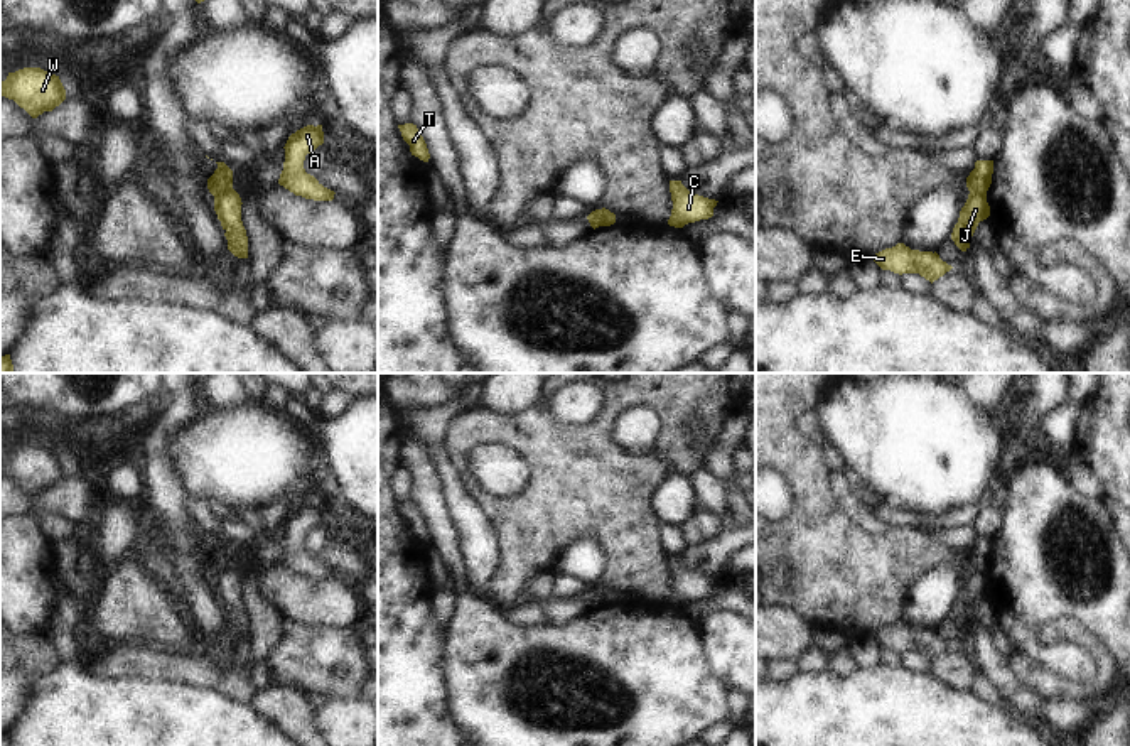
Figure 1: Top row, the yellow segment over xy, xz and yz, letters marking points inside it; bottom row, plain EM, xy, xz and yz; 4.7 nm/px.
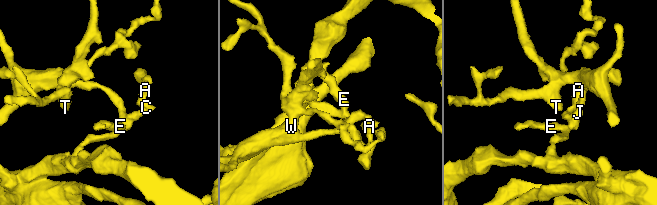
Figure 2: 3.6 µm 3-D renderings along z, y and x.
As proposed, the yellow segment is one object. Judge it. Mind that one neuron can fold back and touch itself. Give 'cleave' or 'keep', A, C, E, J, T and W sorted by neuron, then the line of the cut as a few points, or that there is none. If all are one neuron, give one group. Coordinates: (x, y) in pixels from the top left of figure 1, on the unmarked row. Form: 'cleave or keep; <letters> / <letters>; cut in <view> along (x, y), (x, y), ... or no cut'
cleave; A C E J / T W; cut in xy along (231, 564), (215, 574)

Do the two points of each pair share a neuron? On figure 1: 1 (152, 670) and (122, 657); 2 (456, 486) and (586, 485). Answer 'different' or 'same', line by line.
1: same
2: different

